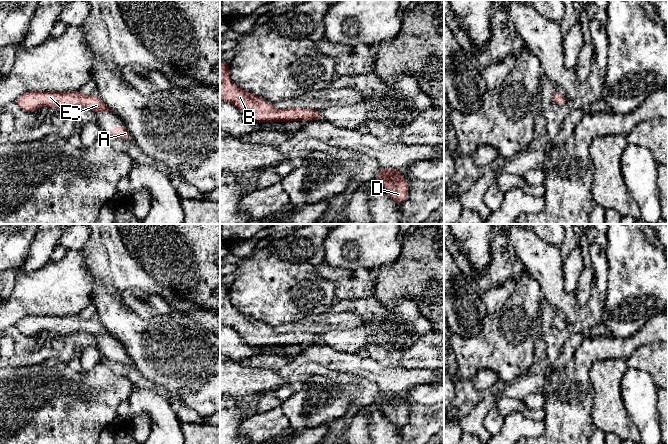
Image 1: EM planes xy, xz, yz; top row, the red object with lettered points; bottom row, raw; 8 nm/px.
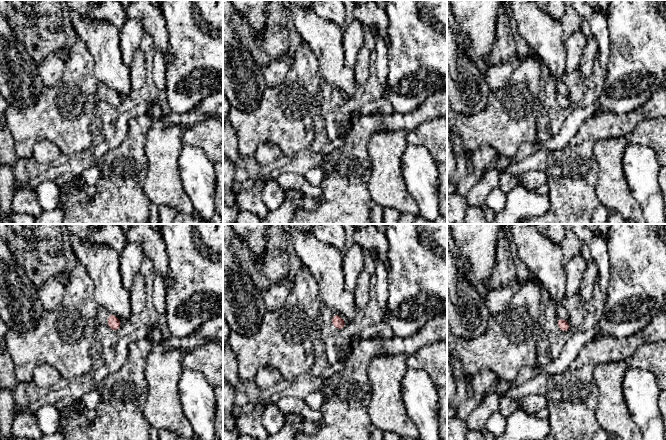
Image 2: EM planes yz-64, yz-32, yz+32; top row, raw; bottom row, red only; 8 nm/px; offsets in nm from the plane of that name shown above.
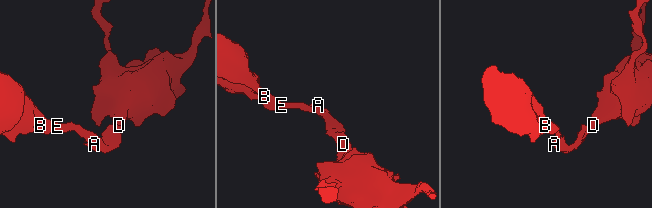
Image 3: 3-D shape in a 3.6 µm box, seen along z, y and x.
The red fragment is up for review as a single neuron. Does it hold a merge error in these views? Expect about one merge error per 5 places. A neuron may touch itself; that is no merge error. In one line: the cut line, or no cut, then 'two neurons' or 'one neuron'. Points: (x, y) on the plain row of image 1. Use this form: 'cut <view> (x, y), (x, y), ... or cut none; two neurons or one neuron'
cut none; one neuron

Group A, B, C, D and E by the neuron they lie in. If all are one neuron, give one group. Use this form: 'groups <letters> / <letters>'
groups A B C D E

